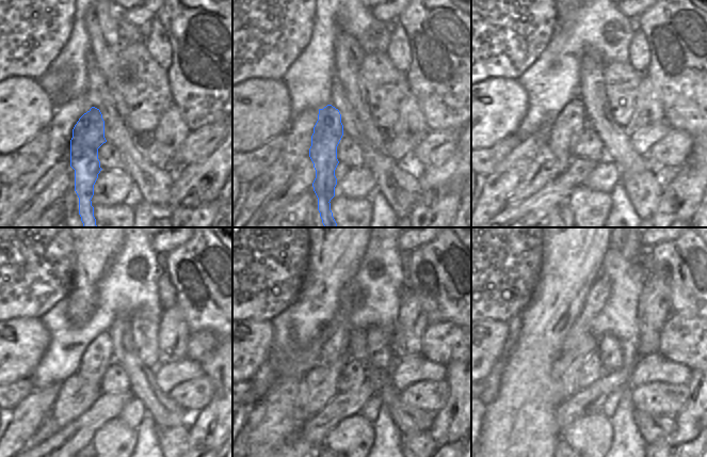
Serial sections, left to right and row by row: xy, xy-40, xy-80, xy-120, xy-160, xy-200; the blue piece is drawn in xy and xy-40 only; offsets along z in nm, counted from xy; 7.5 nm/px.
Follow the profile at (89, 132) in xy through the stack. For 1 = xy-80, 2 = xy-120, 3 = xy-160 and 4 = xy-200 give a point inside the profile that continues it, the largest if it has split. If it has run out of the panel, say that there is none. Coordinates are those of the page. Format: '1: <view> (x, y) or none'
1: xy-80 (566, 130)
2: xy-120 (98, 356)
3: xy-160 (338, 343)
4: xy-200 (599, 292)

